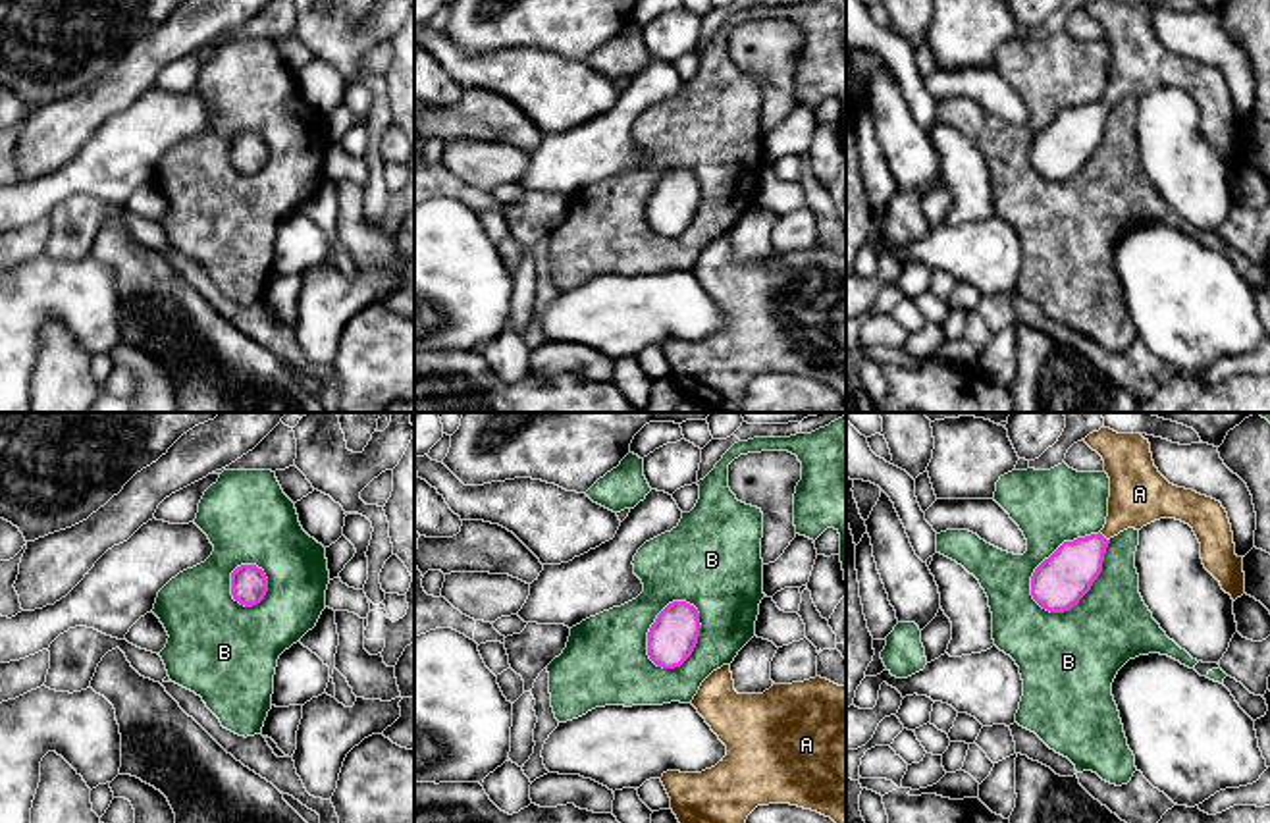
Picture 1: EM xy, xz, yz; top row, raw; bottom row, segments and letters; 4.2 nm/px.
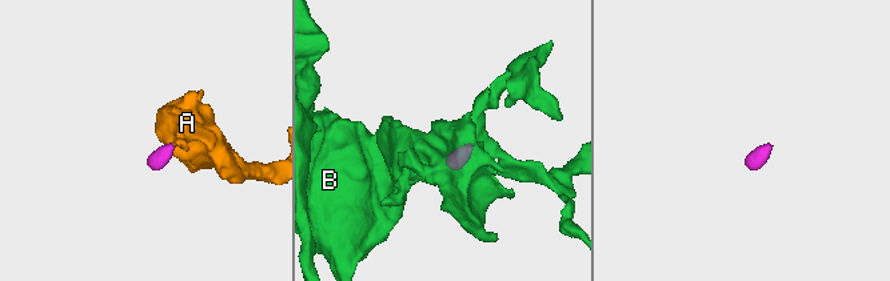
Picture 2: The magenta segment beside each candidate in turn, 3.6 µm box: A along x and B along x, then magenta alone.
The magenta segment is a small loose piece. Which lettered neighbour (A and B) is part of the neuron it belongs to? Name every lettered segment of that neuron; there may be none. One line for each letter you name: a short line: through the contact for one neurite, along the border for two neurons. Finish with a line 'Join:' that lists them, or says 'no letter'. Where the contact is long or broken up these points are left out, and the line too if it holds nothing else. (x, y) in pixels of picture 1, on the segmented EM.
A: line yz (1062, 579), (1103, 536), (1139, 494)
Join: A

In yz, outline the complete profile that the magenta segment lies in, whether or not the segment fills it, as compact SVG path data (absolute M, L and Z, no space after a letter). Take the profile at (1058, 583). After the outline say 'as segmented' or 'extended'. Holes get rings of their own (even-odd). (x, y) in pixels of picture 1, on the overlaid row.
M1100 428L1083 441L1104 461L1104 472L1110 478L1108 517L1098 534L1064 542L1035 569L1031 596L1043 609L1064 613L1077 605L1098 578L1110 540L1127 528L1141 530L1160 518L1176 518L1189 524L1201 544L1204 569L1233 601L1245 594L1243 557L1235 555L1231 524L1220 501L1170 484L1154 466L1151 443L1141 434L1118 434L1110 428Z; extended

